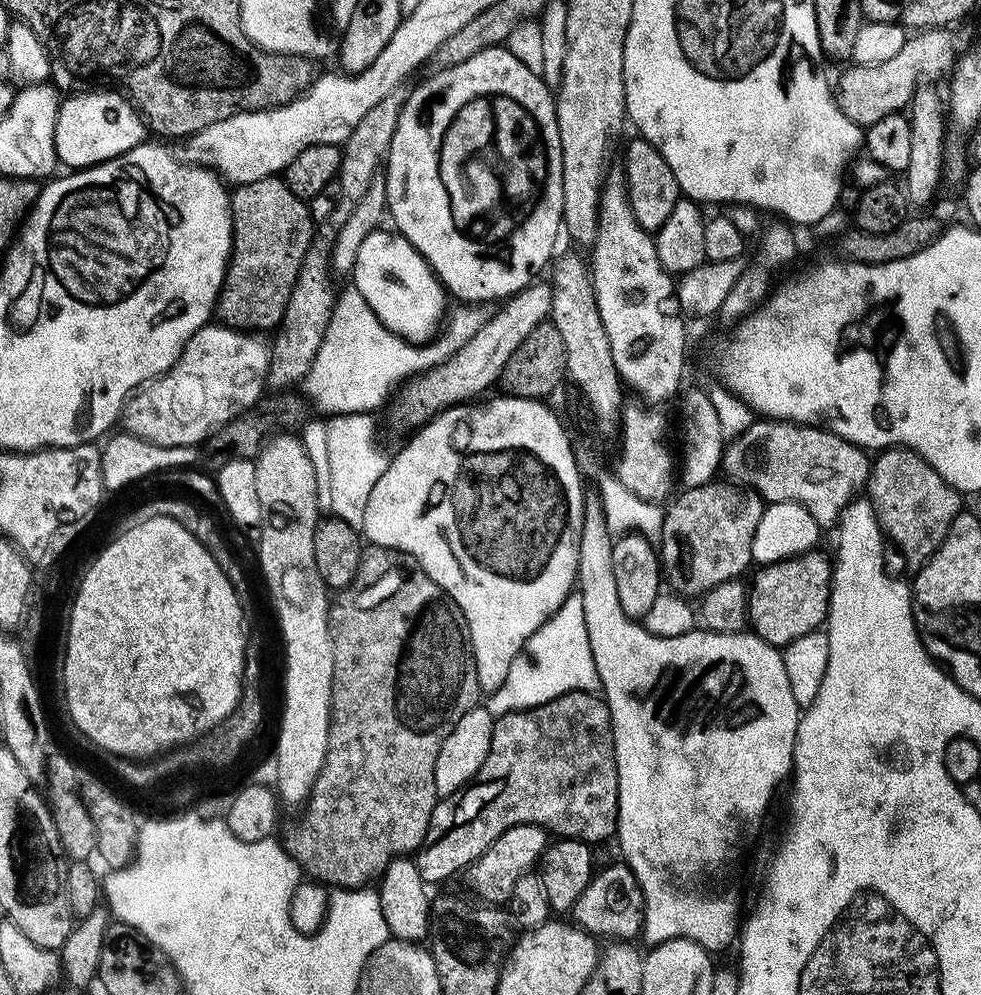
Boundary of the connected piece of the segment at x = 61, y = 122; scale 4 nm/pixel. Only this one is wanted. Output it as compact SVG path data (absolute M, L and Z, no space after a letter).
M89 90L61 99L54 126L54 150L65 169L79 170L105 164L145 143L146 121L127 96L116 90Z

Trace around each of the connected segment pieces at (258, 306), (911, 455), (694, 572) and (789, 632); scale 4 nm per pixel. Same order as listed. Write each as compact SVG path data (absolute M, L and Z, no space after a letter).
M279 175L239 185L231 193L231 198L232 256L228 260L228 273L224 275L214 316L223 327L235 328L237 332L264 334L267 333L267 328L275 329L284 318L300 267L304 265L308 248L312 244L314 223L312 224L312 216L308 213L309 205L299 200L294 190L290 190L288 181Z
M885 448L877 456L880 457L877 460L875 457L870 464L866 485L867 499L872 501L880 531L891 543L893 540L900 547L905 562L912 570L919 570L936 553L938 546L942 546L950 530L950 522L954 522L954 518L962 511L961 493L954 486L950 486L950 482L946 482L946 478L942 478L942 474L938 474L938 470L934 470L934 466L930 466L930 462L926 462L926 458L922 458L912 448Z
M731 482L684 488L668 508L660 528L658 555L666 584L684 596L703 597L711 588L740 576L753 563L754 530L766 504L757 492Z
M820 550L763 565L759 569L760 573L753 578L752 589L748 592L746 620L752 623L751 631L781 650L794 642L794 638L802 638L802 634L817 631L828 618L833 567L833 561L829 557L827 560Z

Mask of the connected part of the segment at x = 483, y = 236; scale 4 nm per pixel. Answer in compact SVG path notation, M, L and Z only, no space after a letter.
M501 46L498 48L487 48L482 50L478 54L474 54L474 58L466 58L466 62L458 62L456 66L450 66L449 68L440 68L436 70L433 76L428 76L420 85L415 89L414 87L408 93L408 100L404 103L404 109L402 114L398 118L396 123L396 133L394 138L390 142L390 150L388 151L388 158L386 161L386 179L388 181L388 210L387 215L392 216L395 231L399 232L400 235L408 239L410 243L418 250L418 254L422 254L422 258L432 268L440 283L444 285L447 295L450 297L457 296L460 300L465 300L468 306L480 306L476 304L488 304L491 300L495 302L503 302L508 297L513 296L516 292L520 292L524 288L528 287L529 279L524 278L522 274L534 274L533 276L539 275L540 271L549 267L550 261L553 259L552 256L552 232L560 232L562 228L562 221L564 215L562 214L562 142L558 138L558 122L556 121L556 102L553 93L548 92L546 85L540 81L541 77L535 72L526 70L526 66L522 66L522 62L518 62L518 58L514 58L514 54L510 54L507 47Z

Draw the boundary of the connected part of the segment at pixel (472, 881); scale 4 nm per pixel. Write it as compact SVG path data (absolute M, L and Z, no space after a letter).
M513 822L478 858L469 864L466 869L471 895L479 898L483 903L504 906L508 903L508 897L512 887L518 882L518 878L529 875L539 865L540 858L548 848L550 836L539 824L527 822Z

